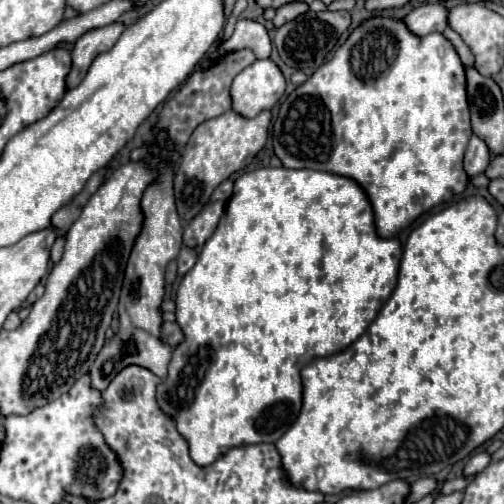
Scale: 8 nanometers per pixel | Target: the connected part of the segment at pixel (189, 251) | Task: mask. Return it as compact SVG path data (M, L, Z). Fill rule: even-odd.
M183 246L183 248L181 248L181 252L179 252L179 256L177 256L179 274L183 276L187 270L191 270L191 268L195 266L195 262L197 262L197 252L195 252L193 248L187 248L187 246Z

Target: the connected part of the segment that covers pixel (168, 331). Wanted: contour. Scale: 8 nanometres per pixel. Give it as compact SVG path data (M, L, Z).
M163 322L161 324L161 338L169 346L177 346L183 340L183 332L175 322Z

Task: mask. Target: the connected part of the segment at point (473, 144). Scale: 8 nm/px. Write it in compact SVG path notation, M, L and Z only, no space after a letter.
M471 136L467 152L465 152L463 166L465 166L465 172L469 178L481 174L489 166L489 148L481 138Z

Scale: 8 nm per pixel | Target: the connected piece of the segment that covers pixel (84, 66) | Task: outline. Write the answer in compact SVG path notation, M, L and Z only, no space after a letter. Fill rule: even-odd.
M113 22L109 26L101 26L97 30L85 32L75 42L75 48L73 48L73 70L67 76L67 88L69 90L75 88L85 78L85 74L87 74L91 62L95 60L95 56L101 54L101 52L107 52L117 42L117 38L121 36L121 30L125 30L125 24Z

